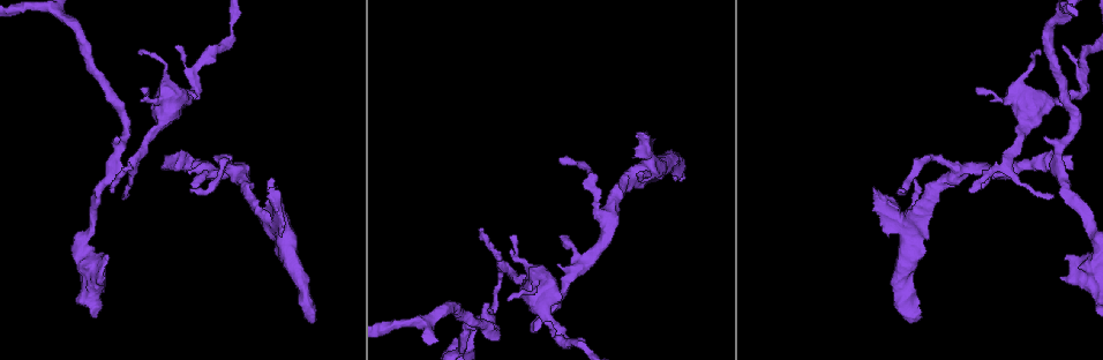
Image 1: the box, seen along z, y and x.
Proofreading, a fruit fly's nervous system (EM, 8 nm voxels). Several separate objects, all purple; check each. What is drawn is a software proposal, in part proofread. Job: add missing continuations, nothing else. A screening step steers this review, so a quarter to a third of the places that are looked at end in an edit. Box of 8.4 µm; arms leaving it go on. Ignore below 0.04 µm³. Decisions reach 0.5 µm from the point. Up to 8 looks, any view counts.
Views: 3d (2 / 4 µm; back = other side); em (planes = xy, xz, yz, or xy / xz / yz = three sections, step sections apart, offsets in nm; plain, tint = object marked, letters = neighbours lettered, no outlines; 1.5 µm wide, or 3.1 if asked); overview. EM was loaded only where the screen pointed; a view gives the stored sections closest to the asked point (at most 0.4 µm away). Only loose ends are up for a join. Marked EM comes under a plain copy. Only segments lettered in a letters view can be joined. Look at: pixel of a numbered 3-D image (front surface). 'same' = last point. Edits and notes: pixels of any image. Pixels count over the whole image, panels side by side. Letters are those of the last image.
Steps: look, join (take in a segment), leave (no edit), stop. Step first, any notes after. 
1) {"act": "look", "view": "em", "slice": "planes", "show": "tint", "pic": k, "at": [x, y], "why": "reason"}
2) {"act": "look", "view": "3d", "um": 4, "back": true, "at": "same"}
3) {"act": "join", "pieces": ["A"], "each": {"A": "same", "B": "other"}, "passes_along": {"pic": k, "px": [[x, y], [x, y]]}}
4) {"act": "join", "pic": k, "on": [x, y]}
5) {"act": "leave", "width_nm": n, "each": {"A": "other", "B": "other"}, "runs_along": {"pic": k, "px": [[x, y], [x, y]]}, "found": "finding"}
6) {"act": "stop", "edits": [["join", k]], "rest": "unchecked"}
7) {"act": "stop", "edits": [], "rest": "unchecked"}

{"act": "look", "view": "em", "slice": "planes", "show": "letters", "pic": 1, "at": [880, 226], "why": "branch stops here"}

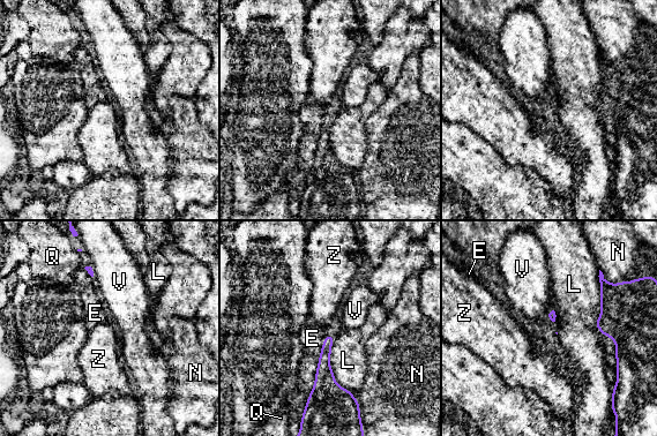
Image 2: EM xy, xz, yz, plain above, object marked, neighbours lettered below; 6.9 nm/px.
{"act": "leave", "longest_contact_nm": ["E", 550], "each": {"E": "other", "L": "other", "N": "other", "Q": "other", "V": "other", "Z": "other"}, "border": {"pic": 2, "px": [[326, 335], [314, 384], [304, 406]]}, "found": "none of them fits"}

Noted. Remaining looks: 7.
{"act": "look", "view": "3d", "um": 4, "pic": 1, "at": [513, 238], "why": "thin end"}

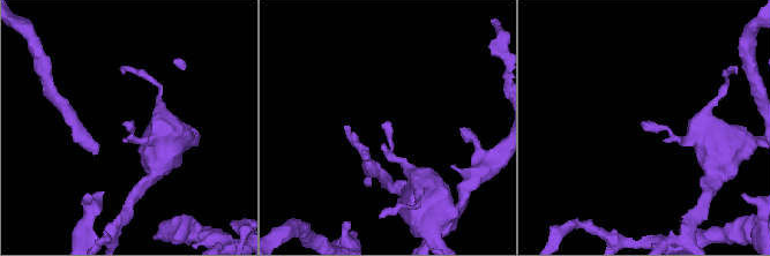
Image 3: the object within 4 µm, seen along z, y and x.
{"act": "look", "view": "em", "slice": "planes", "show": "letters", "pic": 3, "at": [384, 123]}

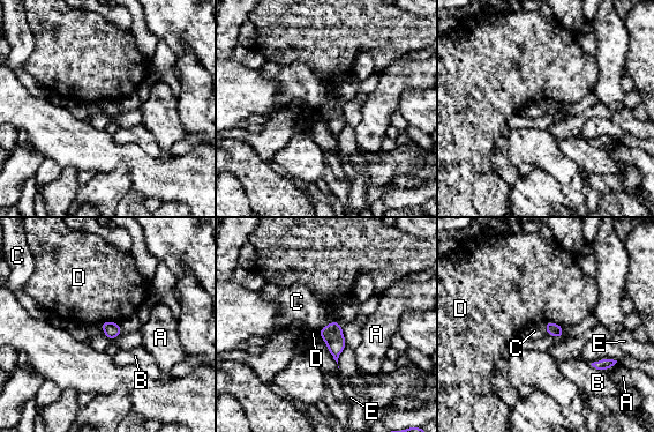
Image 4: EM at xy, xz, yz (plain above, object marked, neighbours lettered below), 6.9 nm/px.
{"act": "leave", "width_nm": 90, "longest_contact_nm": ["C", 150], "each": {"A": "other", "B": "other", "C": "other", "D": "other", "E": "other"}, "found": "none of them fits"}

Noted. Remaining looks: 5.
{"act": "look", "view": "3d", "um": 2, "pic": 1, "at": [563, 237], "why": "an open end"}

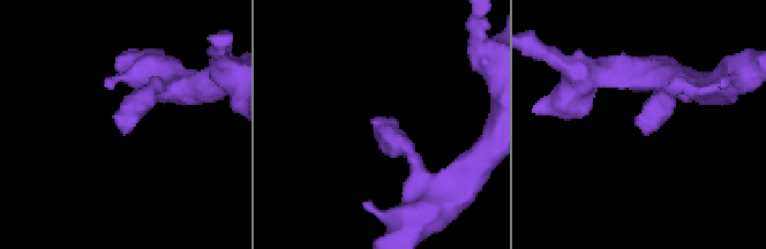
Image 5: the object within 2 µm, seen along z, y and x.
{"act": "look", "view": "em", "slice": "planes", "show": "letters", "pic": 5, "at": [123, 132]}

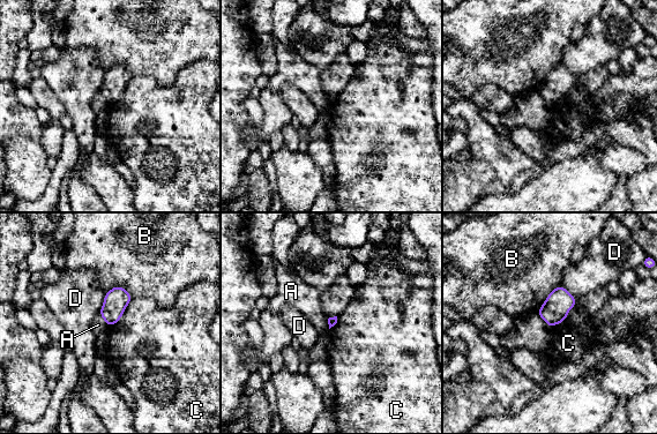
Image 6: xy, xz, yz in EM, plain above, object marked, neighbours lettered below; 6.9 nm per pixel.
{"act": "leave", "longest_contact_nm": ["C", 280], "each": {"A": "other", "B": "other", "C": "other", "D": "other"}, "border": {"pic": 6, "px": [[133, 298], [121, 317], [107, 327]]}, "found": "no lettered segment goes on from it"}

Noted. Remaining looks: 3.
{"act": "stop", "edits": [], "rest": "unchecked"}

